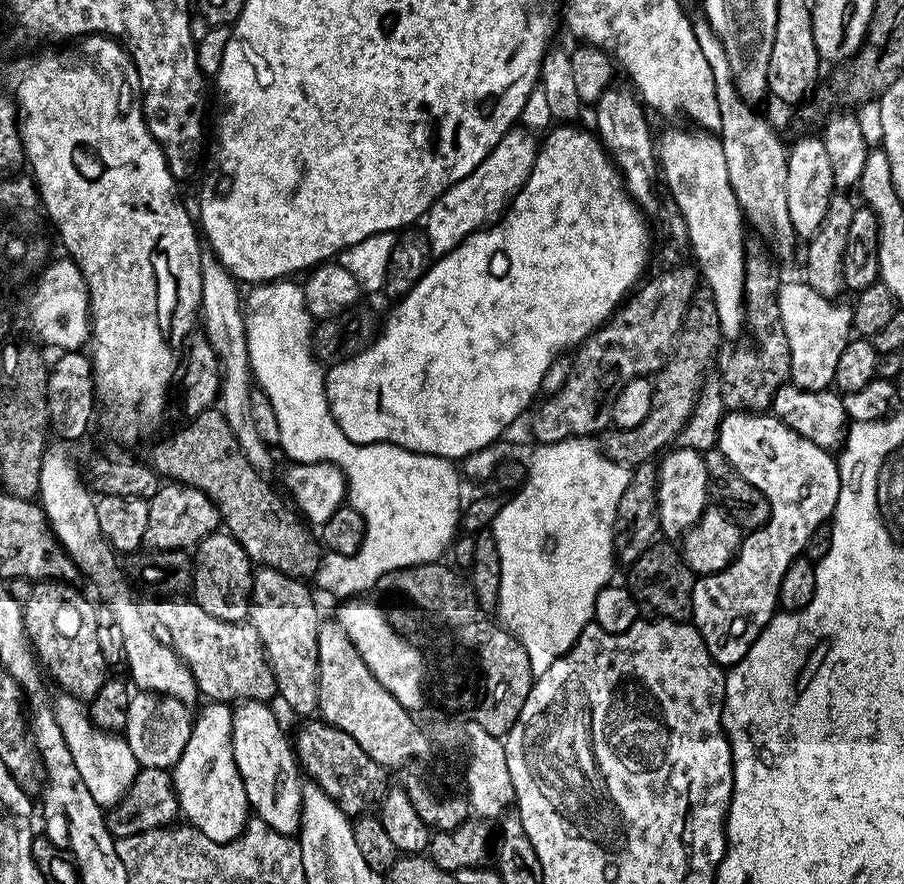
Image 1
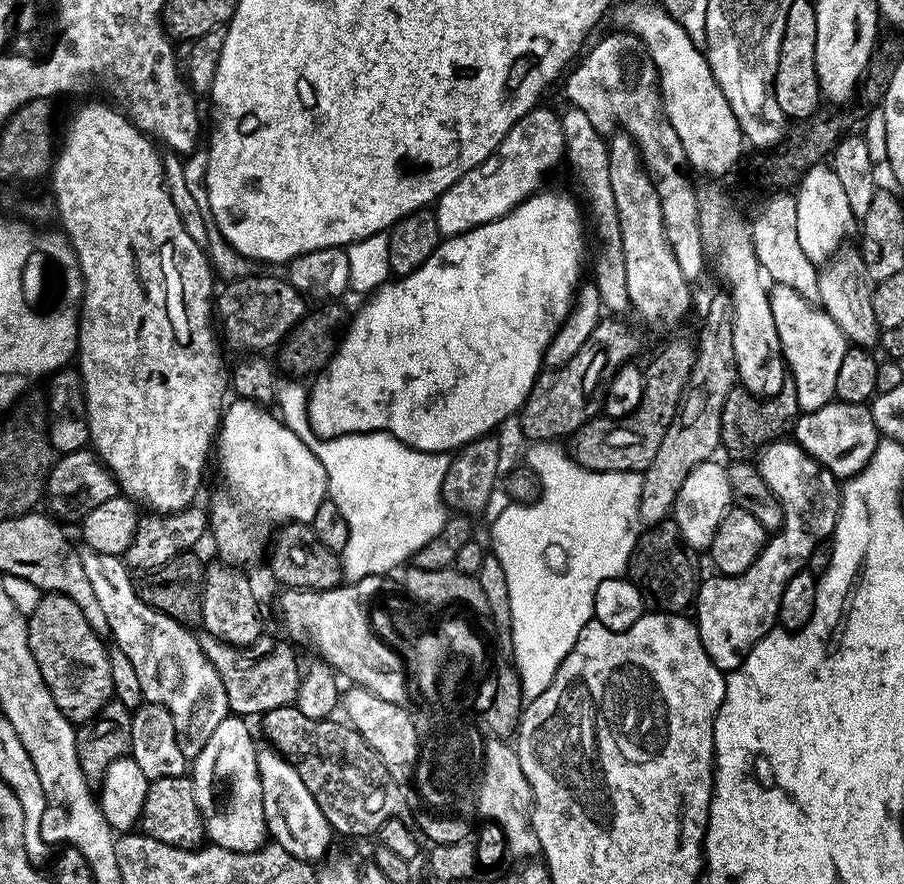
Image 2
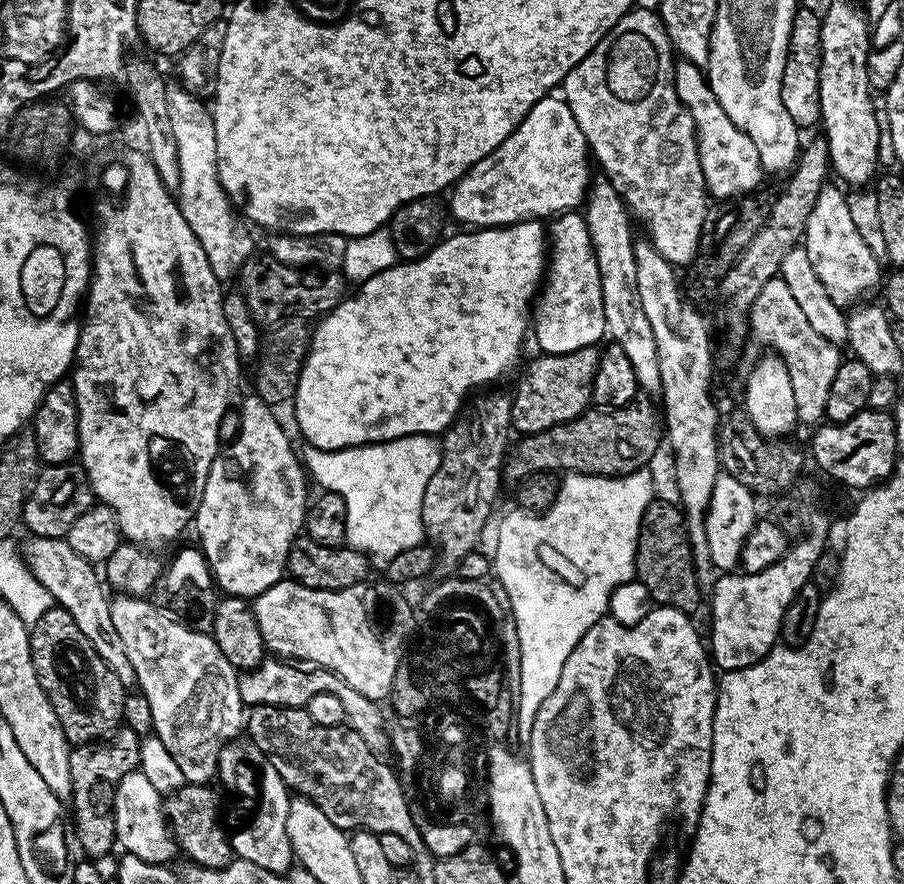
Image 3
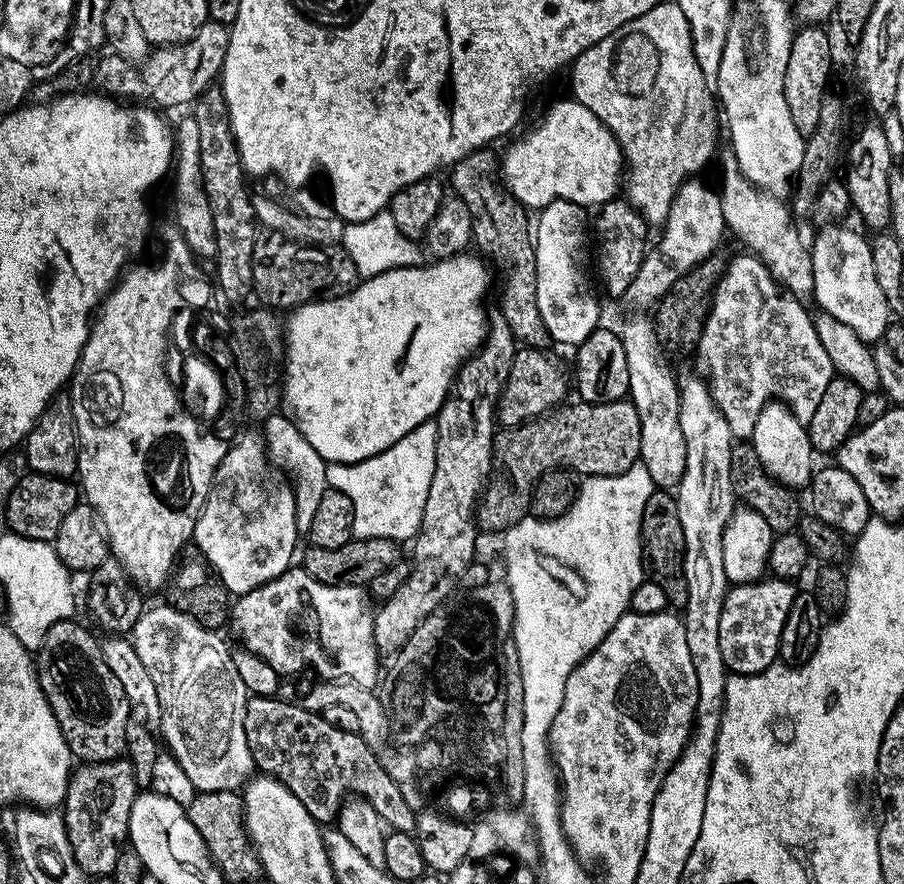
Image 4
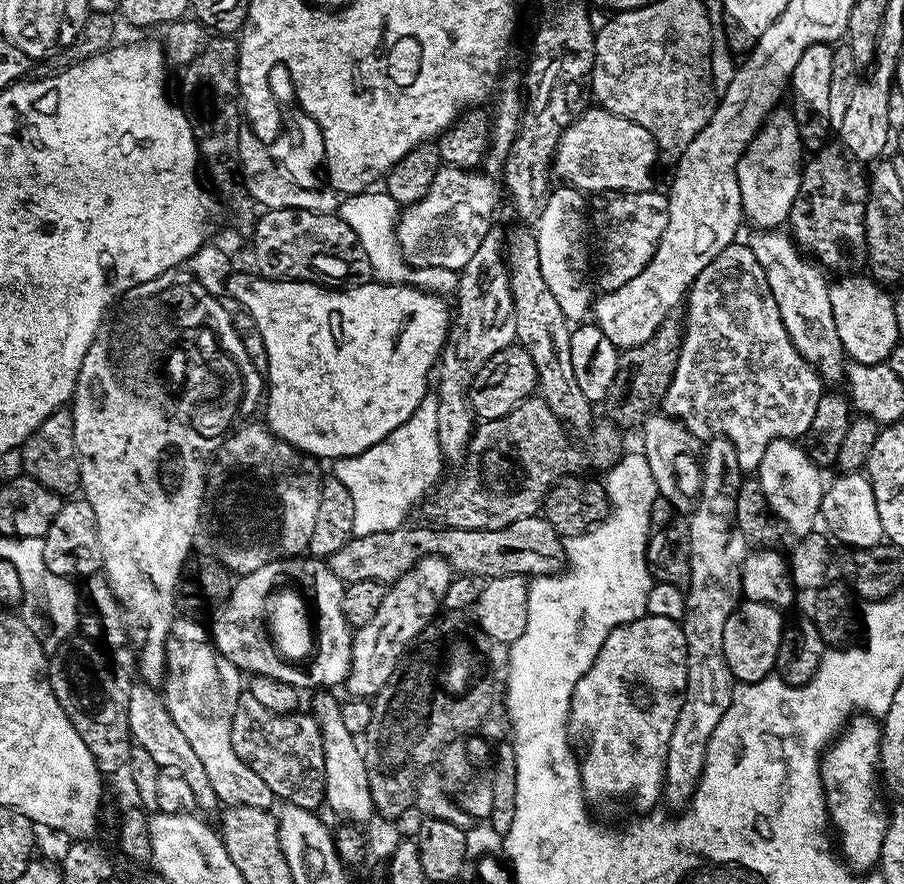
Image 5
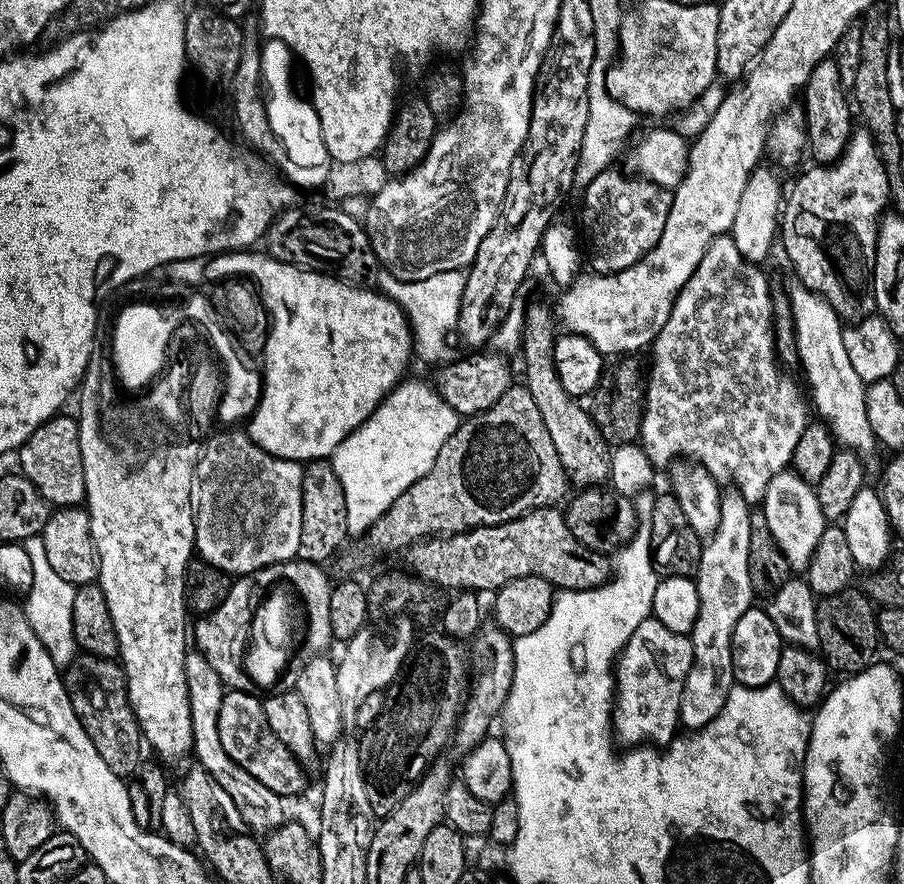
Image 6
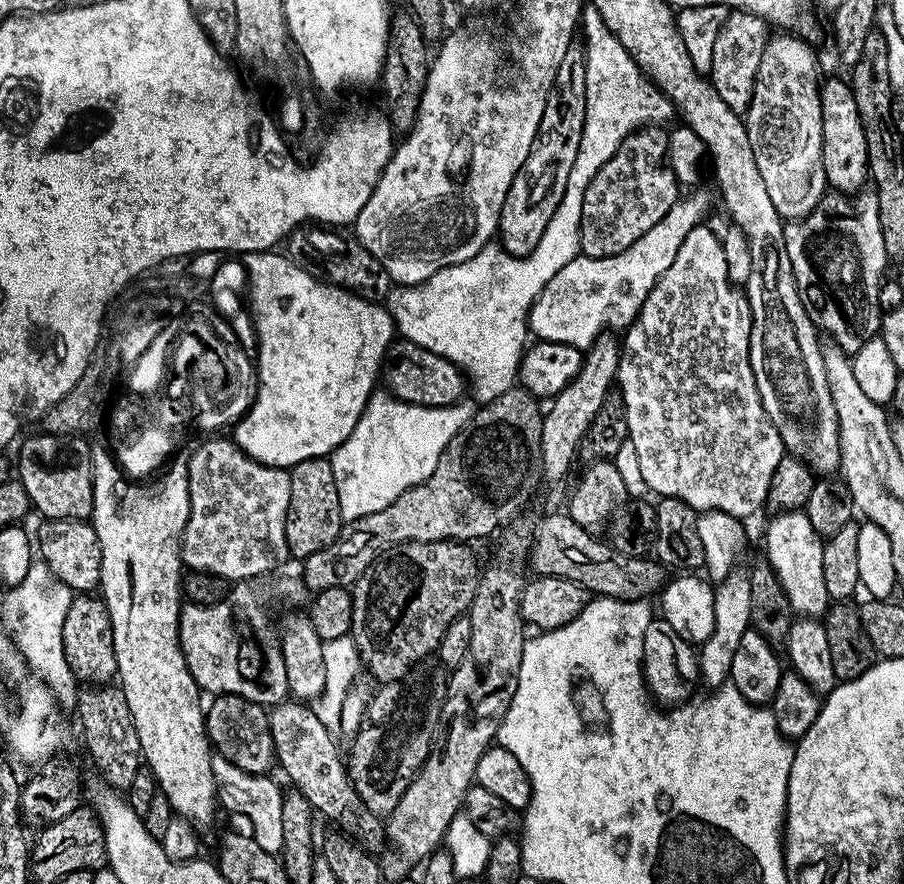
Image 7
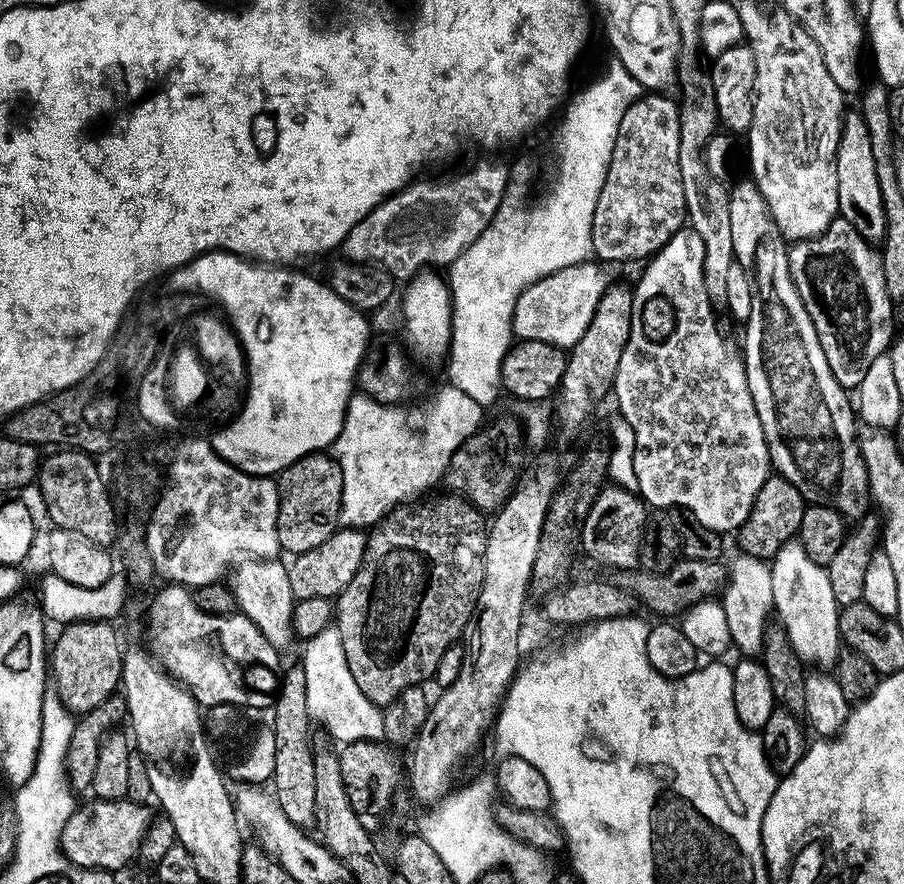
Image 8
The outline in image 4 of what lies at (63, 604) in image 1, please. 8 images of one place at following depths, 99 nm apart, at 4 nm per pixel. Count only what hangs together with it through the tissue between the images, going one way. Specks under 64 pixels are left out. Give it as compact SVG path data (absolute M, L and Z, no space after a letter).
M75 619L54 622L54 626L46 630L46 638L34 660L40 685L58 718L73 757L77 761L90 764L99 760L114 760L125 755L126 722L133 715L134 709L128 703L126 690L122 690L122 682L114 678L110 666L106 666L106 658L102 658L100 640L92 637L82 625L76 623Z

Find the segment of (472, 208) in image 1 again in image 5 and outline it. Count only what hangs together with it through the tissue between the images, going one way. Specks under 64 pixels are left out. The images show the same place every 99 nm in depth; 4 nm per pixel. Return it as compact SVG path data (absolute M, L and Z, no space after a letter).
M599 106L589 107L576 117L572 124L562 134L556 147L554 161L555 175L560 175L565 185L574 187L585 194L591 192L604 192L615 194L617 192L650 192L653 191L652 171L656 168L658 145L648 130L642 130L638 122L622 118L613 112L607 112Z

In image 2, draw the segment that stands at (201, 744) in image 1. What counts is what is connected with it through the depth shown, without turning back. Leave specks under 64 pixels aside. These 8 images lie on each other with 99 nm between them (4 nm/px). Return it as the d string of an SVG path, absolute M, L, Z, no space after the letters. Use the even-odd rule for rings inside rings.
M230 714L222 718L218 730L210 734L206 746L190 764L194 798L204 818L204 835L215 847L231 852L257 852L269 839L256 765L258 748L252 745L252 732L244 724L243 716ZM216 784L224 784L225 793L216 796Z

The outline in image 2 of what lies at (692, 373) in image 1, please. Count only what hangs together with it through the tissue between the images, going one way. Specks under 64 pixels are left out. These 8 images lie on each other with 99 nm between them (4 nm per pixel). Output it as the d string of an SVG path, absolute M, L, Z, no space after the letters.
M680 336L673 344L668 344L652 360L652 373L647 373L644 382L642 402L622 420L593 418L583 424L571 437L571 455L576 463L592 472L638 472L654 462L666 430L674 422L682 399L682 389L686 384L686 374L691 372L696 361L693 341Z

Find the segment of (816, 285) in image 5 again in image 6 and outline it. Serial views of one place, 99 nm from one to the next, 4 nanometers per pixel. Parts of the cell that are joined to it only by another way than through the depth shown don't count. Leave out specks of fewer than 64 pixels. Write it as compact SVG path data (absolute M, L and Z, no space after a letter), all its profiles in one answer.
M799 282L793 285L792 289L787 289L786 295L788 308L792 312L792 330L796 333L794 352L798 360L800 356L800 364L804 367L804 376L808 379L807 391L810 393L815 415L816 412L820 415L817 417L832 429L833 437L843 447L857 452L862 458L868 458L878 448L878 441L874 430L870 430L870 418L866 418L866 382L858 378L858 373L846 354L845 325L840 315L824 301L824 297Z

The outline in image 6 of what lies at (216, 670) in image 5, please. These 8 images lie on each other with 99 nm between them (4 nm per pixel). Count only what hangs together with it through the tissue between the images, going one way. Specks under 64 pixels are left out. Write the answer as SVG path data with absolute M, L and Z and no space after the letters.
M198 650L189 651L184 658L184 665L186 666L186 686L190 698L190 718L194 726L192 747L194 756L200 759L197 760L199 767L210 773L212 778L218 782L218 786L222 786L222 790L226 790L226 794L230 794L231 807L240 811L241 818L250 827L257 828L260 834L267 834L273 828L280 827L286 820L286 816L284 816L285 801L278 794L274 794L274 790L266 790L266 786L262 786L262 782L258 782L258 778L250 778L250 774L246 774L246 770L239 768L230 758L230 754L226 754L226 750L222 750L222 742L218 738L218 710L222 706L226 686L218 678L214 666L210 666L210 662L206 662L206 658Z

